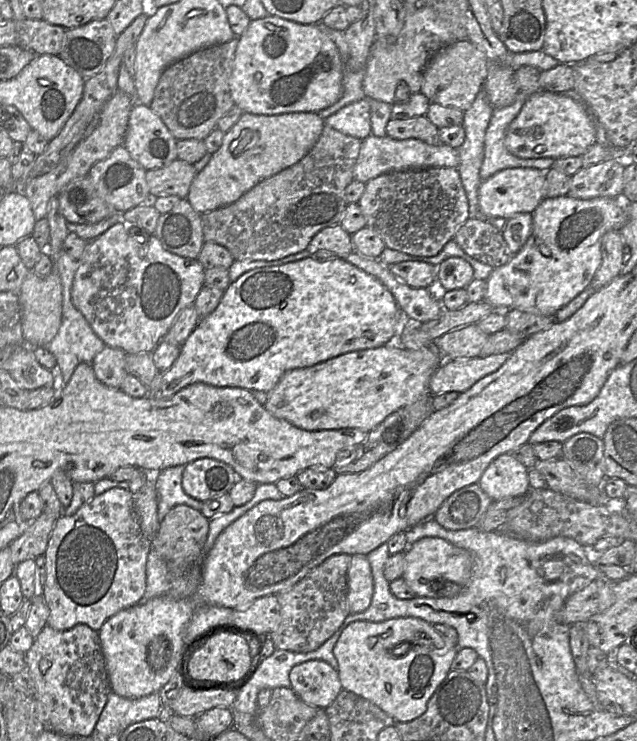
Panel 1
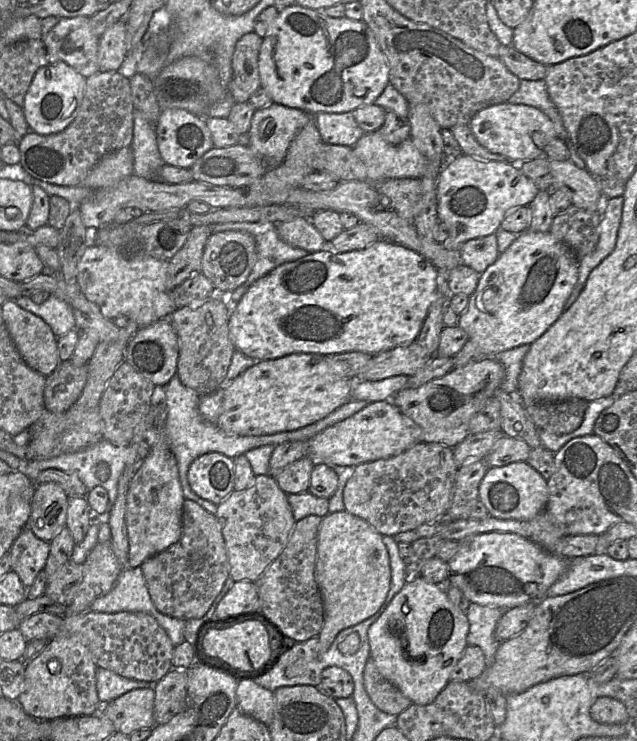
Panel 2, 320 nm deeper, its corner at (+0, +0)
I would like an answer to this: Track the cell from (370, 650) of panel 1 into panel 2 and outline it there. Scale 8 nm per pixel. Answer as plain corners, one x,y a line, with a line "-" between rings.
419,576
412,582
405,583
368,628
369,658
373,660
379,673
395,685
412,704
427,705
434,701
450,681
450,674
467,646
468,631
466,613
449,600
446,591

